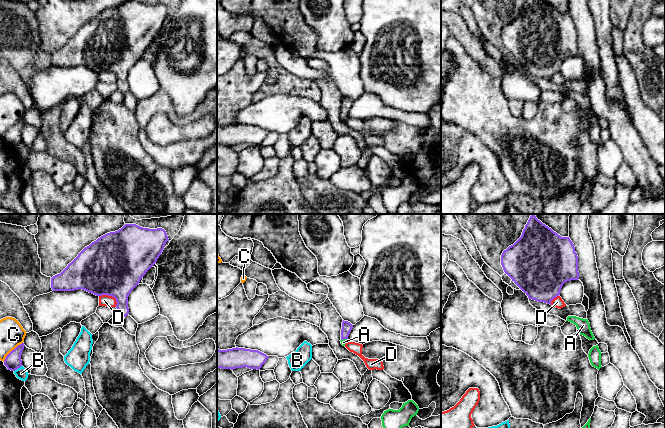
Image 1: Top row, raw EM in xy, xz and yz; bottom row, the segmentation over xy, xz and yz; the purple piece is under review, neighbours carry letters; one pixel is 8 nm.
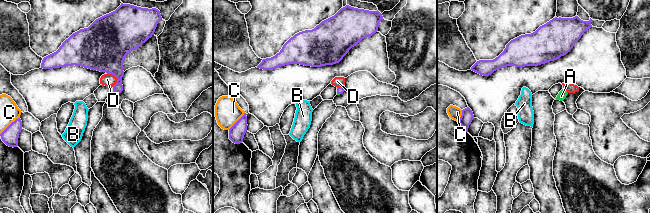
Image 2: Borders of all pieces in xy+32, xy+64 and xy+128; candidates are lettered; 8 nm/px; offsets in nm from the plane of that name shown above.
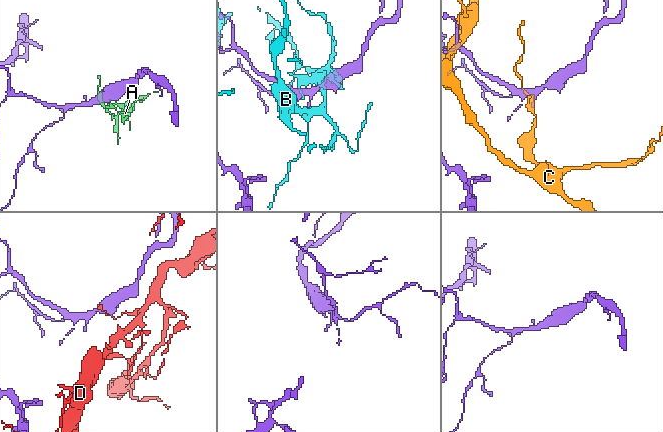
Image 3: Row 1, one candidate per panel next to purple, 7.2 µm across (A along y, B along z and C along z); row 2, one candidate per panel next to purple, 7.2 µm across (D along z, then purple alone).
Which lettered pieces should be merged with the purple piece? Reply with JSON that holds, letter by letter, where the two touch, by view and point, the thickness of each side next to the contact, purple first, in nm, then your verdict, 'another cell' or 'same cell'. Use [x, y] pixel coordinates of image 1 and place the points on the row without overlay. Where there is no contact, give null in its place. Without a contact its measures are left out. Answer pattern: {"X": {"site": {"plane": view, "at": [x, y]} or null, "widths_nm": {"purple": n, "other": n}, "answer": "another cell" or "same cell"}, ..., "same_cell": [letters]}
{"A": {"site": {"plane": "xz", "at": [344, 114]}, "widths_nm": {"purple": 80, "other": 50}, "answer": "same cell"}, "B": {"site": {"plane": "xy", "at": [17, 144]}, "widths_nm": {"purple": 130, "other": 90}, "answer": "another cell"}, "C": {"site": {"plane": "xy", "at": [11, 127]}, "widths_nm": {"purple": 130, "other": 200}, "answer": "another cell"}, "D": {"site": {"plane": "xy", "at": [111, 71]}, "widths_nm": {"purple": 480, "other": 90}, "answer": "another cell"}, "same_cell": ["A"]}

